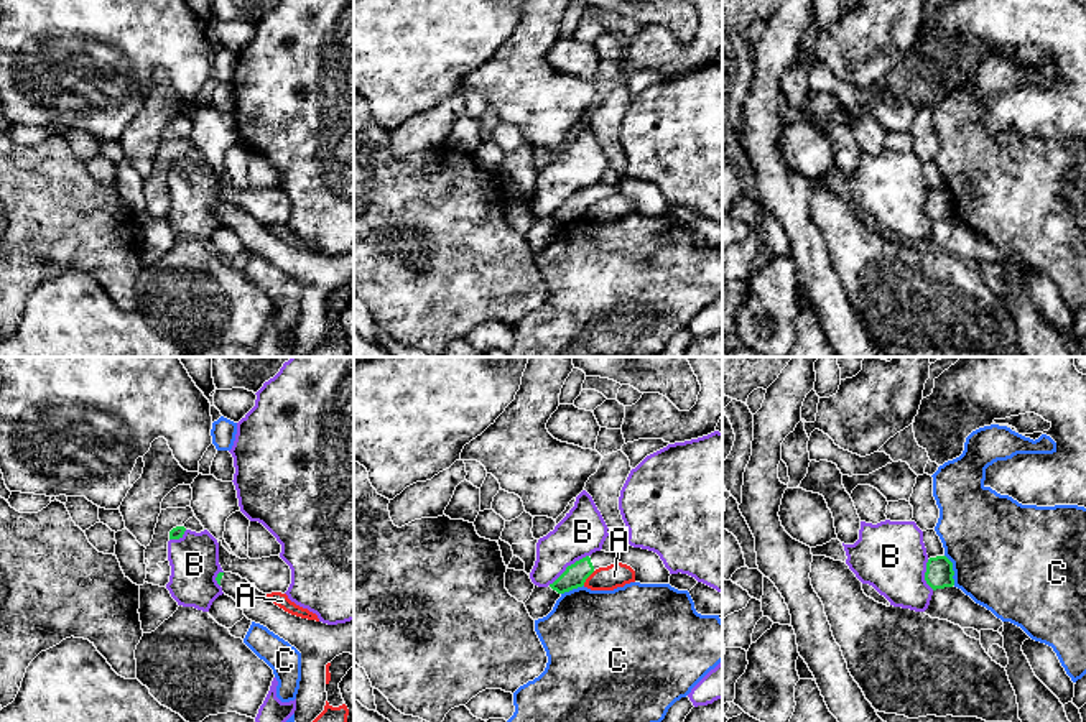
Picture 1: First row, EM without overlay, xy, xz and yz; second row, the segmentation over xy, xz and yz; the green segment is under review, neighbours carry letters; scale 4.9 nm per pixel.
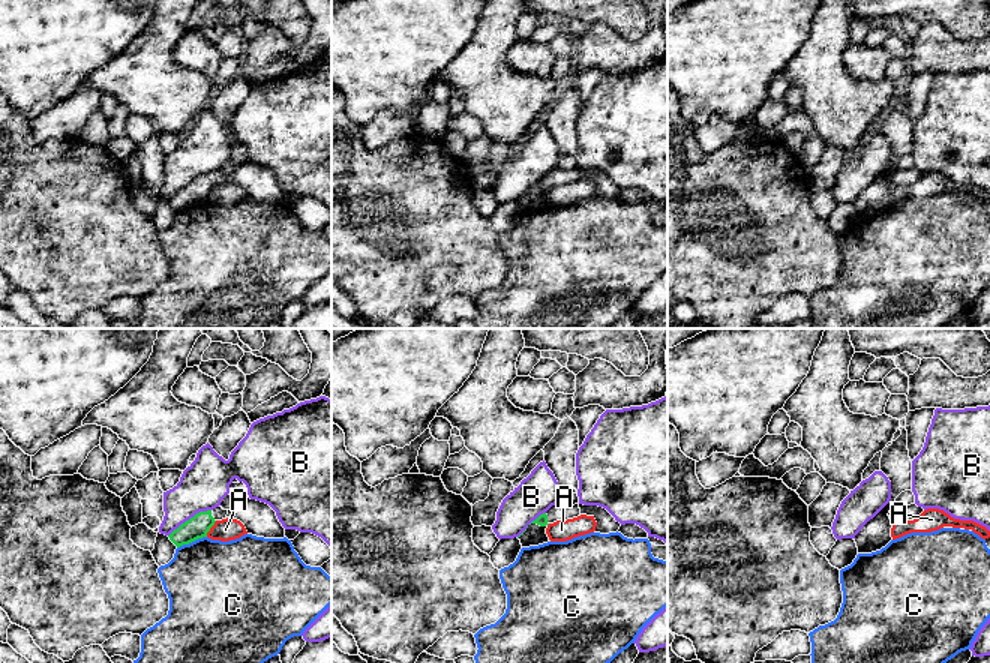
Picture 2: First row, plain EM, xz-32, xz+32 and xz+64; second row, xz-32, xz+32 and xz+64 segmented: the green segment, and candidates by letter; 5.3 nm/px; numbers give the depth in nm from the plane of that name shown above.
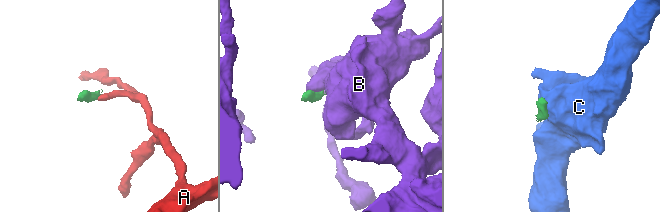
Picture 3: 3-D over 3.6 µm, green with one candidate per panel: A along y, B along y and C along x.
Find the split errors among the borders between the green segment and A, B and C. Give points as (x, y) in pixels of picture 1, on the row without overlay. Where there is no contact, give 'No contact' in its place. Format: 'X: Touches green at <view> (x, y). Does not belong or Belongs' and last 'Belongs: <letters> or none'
A: Touches green at xz (588, 208). Does not belong
B: Touches green at xz (568, 198). Does not belong
C: Touches green at yz (951, 201). Does not belong
Belongs: none

